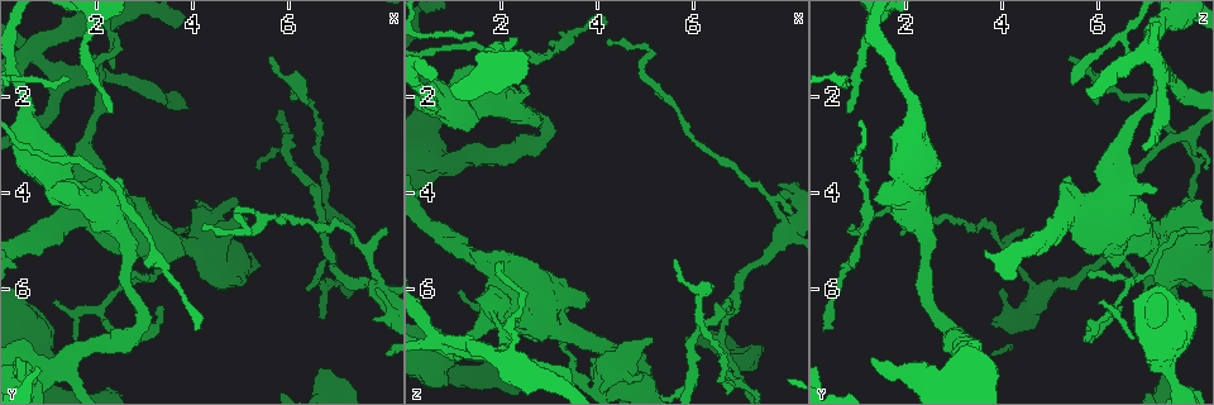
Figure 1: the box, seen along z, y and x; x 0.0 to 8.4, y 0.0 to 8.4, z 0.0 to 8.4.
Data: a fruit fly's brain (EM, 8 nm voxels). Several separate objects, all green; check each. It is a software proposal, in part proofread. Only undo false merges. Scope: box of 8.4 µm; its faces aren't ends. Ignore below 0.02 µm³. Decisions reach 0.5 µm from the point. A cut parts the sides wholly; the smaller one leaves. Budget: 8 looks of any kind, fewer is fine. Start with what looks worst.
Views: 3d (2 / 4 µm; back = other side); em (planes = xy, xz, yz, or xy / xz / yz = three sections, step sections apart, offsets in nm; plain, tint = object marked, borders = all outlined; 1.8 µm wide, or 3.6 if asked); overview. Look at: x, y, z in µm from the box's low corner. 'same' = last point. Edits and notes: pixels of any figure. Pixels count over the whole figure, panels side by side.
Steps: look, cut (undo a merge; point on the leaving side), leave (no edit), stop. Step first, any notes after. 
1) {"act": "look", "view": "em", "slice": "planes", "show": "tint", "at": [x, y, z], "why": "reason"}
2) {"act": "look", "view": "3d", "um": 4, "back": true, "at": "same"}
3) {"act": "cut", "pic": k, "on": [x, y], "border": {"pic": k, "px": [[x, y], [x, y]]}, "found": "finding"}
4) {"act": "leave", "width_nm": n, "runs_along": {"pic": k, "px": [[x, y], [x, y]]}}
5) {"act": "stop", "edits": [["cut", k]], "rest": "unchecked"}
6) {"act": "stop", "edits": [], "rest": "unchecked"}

{"act": "look", "view": "3d", "um": 4, "at": [0.70, 1.05, 7.10], "why": "sharp bend"}

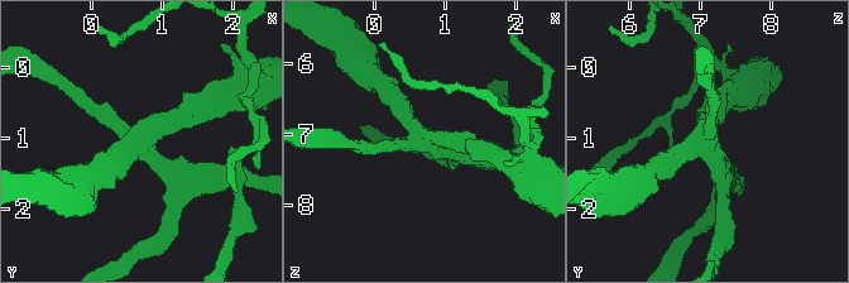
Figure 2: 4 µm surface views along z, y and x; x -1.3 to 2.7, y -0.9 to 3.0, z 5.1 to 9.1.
{"act": "look", "view": "em", "slice": "planes", "show": "tint", "at": [0.70, 1.05, 7.10]}

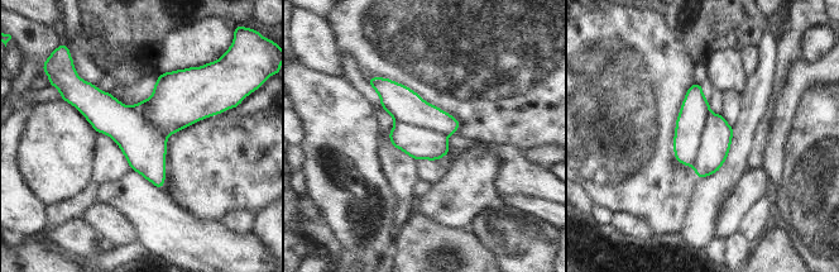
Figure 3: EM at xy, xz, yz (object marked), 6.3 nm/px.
{"act": "cut", "pic": 3, "on": [717, 138], "arms": 4, "found": "a second neuron is stuck on"}

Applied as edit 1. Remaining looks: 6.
{"act": "look", "view": "em", "slice": "planes", "show": "tint", "at": [2.45, 1.00, 6.05], "why": "abrupt turn"}

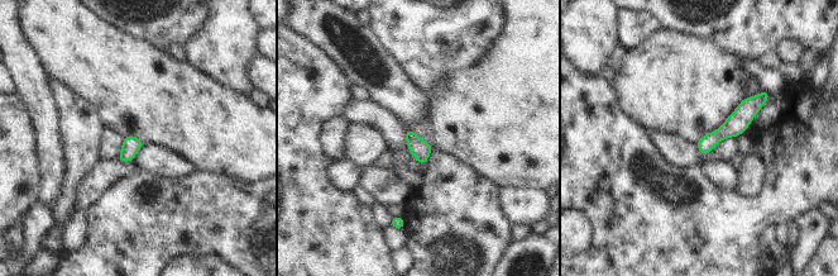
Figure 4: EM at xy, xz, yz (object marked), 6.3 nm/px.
{"act": "leave", "width_nm": 100, "runs_along": {"pic": 4, "px": [[764, 95], [729, 128], [702, 148]]}, "found": "all the same neuron"}

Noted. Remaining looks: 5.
{"act": "look", "view": "em", "slice": "xy", "step": 16, "show": "tint", "at": [7.95, 6.05, 4.70], "why": "calibre changes"}

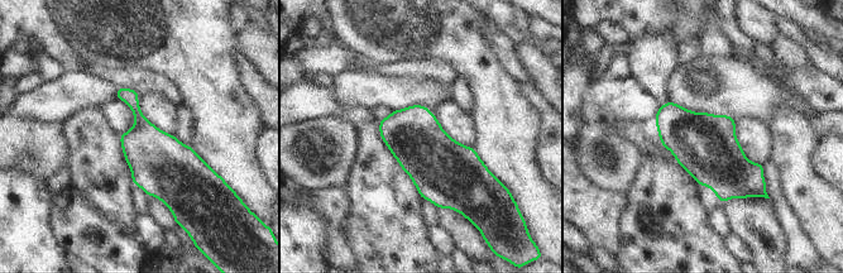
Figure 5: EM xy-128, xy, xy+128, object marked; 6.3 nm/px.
{"act": "look", "view": "em", "slice": "xz", "step": 16, "show": "tint", "at": "same", "why": "cut it another way"}

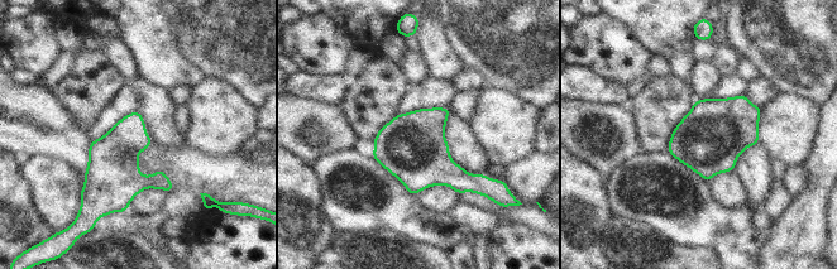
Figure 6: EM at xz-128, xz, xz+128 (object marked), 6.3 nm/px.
{"act": "leave", "found": "continuous, no second neuron"}

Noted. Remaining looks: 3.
{"act": "stop", "edits": [["cut", 3]], "rest": "unchecked"}

